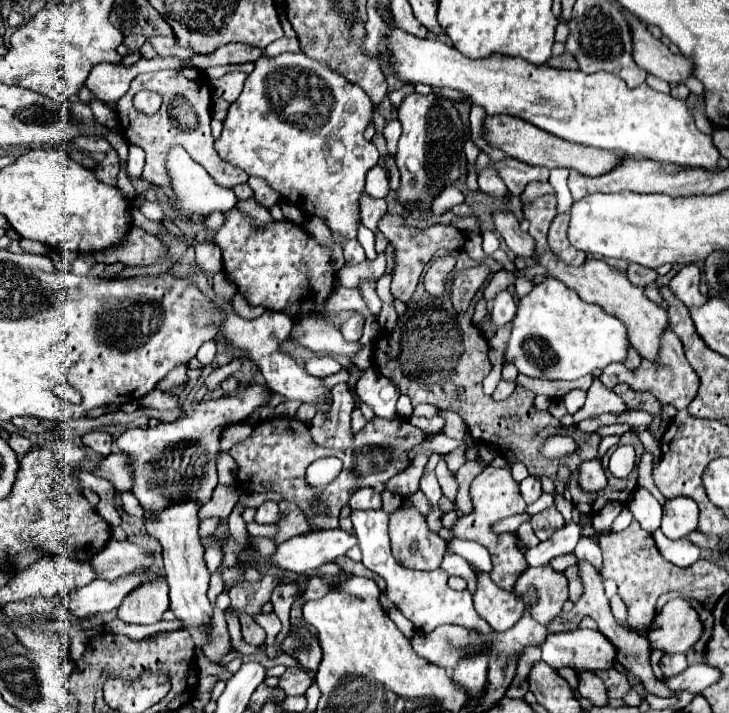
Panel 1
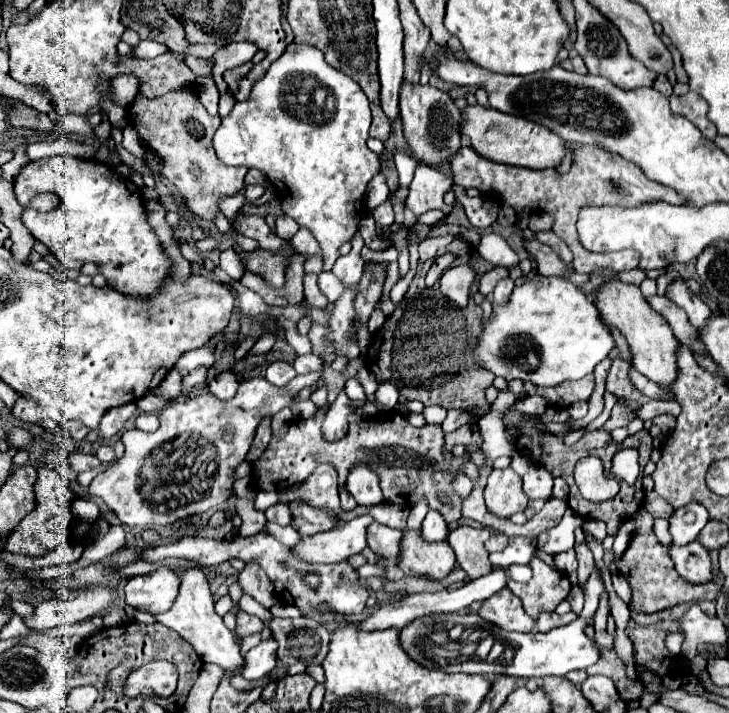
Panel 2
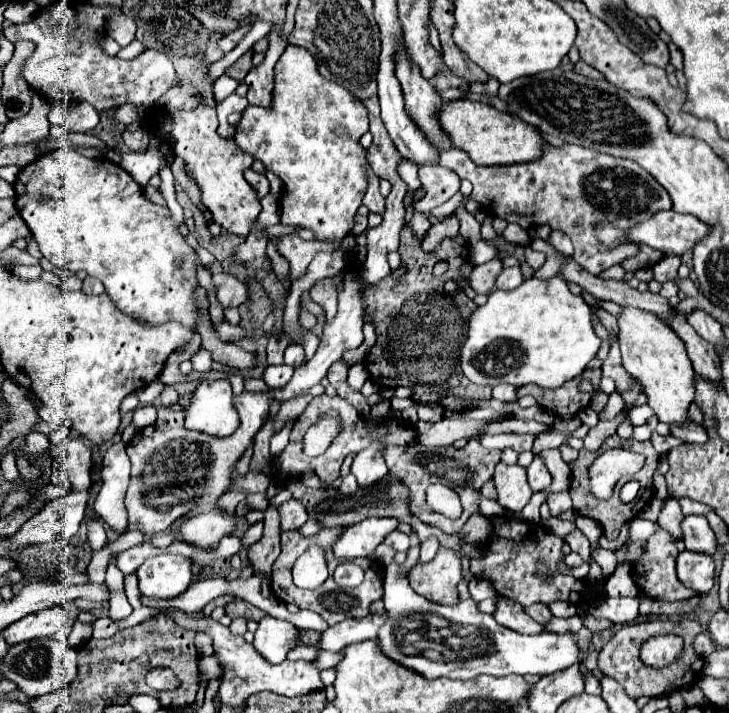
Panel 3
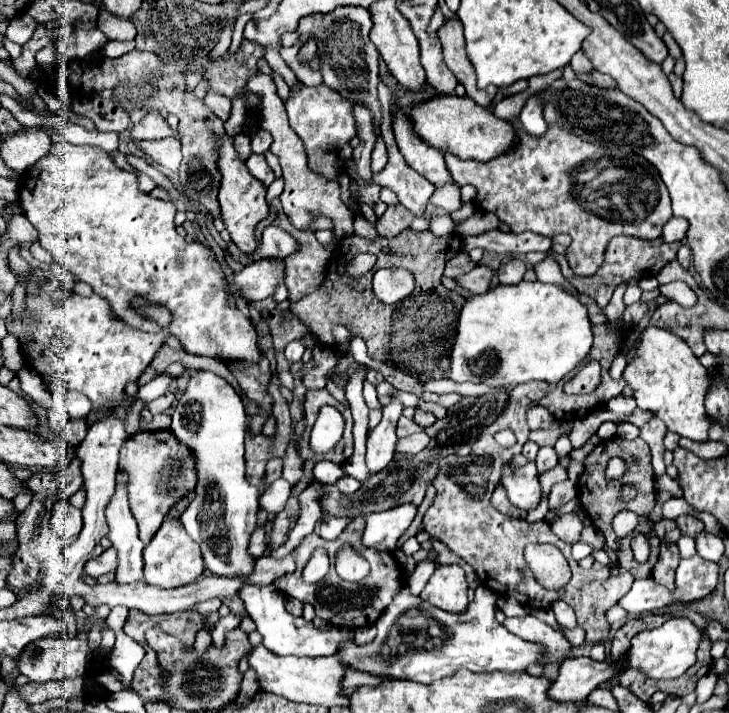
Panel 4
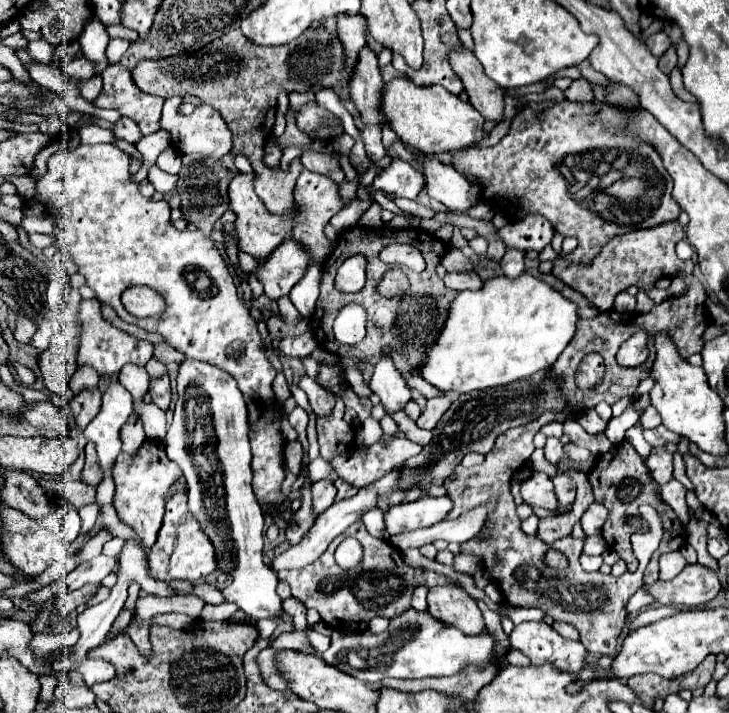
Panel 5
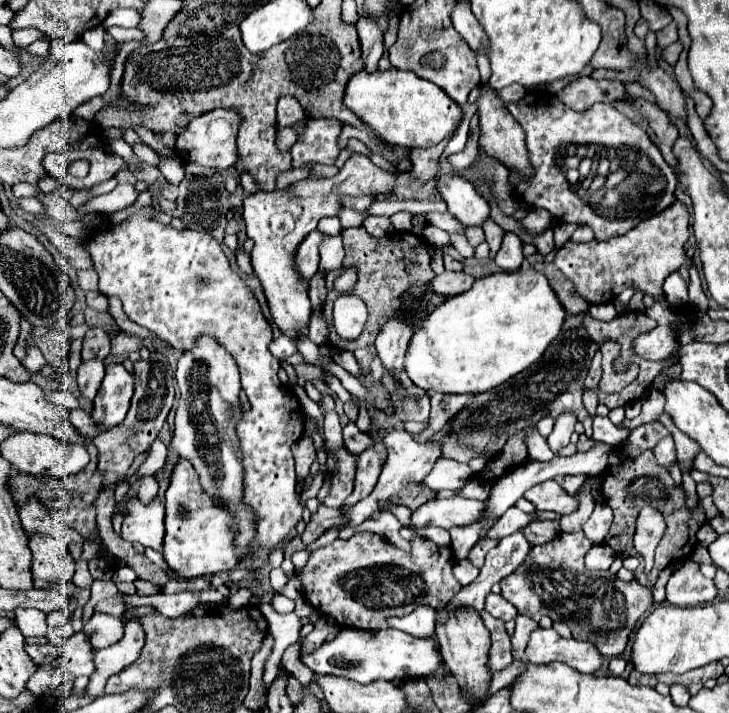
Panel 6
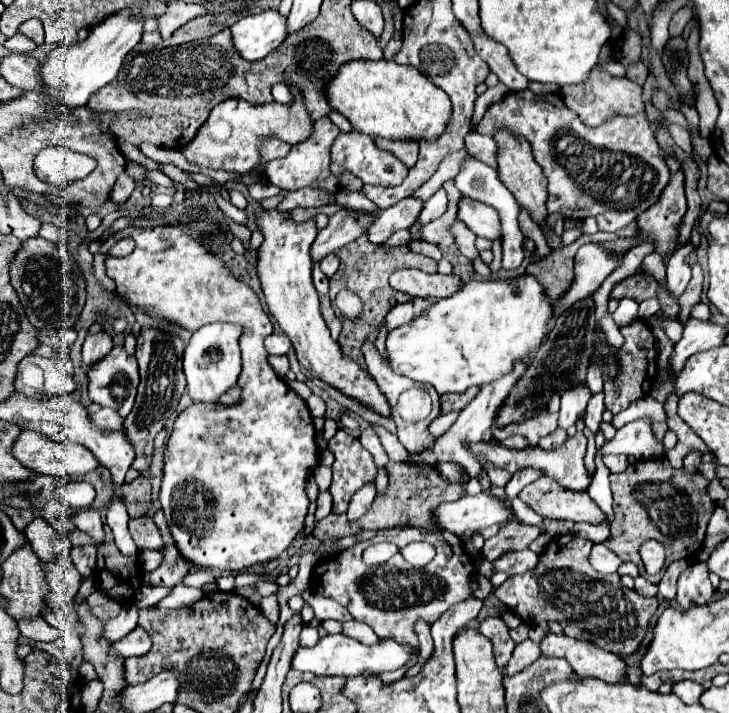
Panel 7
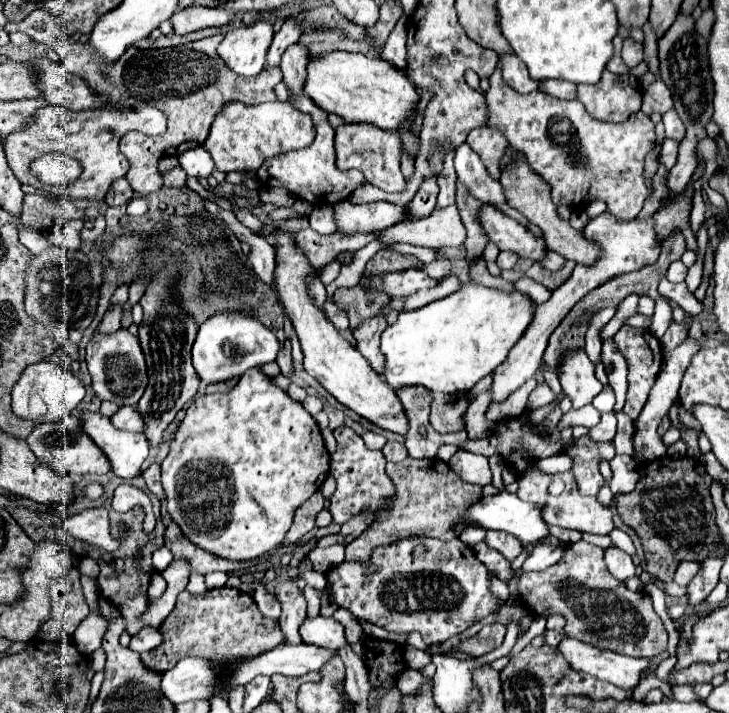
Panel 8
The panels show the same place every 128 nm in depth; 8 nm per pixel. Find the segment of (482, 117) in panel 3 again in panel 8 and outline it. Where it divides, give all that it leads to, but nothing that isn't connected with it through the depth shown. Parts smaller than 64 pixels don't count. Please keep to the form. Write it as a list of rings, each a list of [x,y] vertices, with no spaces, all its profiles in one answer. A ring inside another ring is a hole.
[[[328,52],[310,56],[306,72],[304,92],[318,108],[334,112],[346,122],[366,122],[384,130],[396,130],[414,116],[420,102],[412,80],[382,58],[370,58],[356,52]]]

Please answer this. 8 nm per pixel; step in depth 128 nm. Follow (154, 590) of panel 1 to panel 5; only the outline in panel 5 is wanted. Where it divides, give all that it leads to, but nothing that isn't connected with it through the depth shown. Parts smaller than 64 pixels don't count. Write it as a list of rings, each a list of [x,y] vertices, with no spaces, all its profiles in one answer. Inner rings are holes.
[[[178,490],[168,498],[164,524],[160,528],[156,544],[150,548],[148,564],[152,576],[162,582],[170,582],[170,580],[196,582],[216,570],[216,554],[212,550],[212,542],[208,542],[208,536],[200,530],[200,524],[196,522],[194,514],[188,510],[186,490]]]

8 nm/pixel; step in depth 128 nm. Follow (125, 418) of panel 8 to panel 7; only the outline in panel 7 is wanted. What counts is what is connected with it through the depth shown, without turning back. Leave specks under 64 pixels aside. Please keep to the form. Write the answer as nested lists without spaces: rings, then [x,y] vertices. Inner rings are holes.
[[[102,408],[102,410],[98,410],[90,418],[100,428],[106,428],[106,430],[124,430],[124,418],[120,414],[116,414],[116,410],[112,410],[112,408]]]

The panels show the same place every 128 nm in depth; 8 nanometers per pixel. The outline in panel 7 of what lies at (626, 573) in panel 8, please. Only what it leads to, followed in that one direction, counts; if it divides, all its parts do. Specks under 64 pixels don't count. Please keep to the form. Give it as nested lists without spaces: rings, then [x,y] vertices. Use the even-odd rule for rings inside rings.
[[[596,544],[592,548],[590,562],[602,574],[614,574],[614,572],[618,572],[618,568],[622,564],[622,560],[612,550],[608,550],[604,544]]]

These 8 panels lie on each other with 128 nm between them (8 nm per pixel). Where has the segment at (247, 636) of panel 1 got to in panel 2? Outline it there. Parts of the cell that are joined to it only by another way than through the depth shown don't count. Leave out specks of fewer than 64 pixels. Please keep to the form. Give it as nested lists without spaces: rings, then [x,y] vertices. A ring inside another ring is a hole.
[[[236,612],[236,634],[240,638],[252,634],[252,632],[260,632],[262,630],[262,620],[256,616],[250,616],[246,612]]]

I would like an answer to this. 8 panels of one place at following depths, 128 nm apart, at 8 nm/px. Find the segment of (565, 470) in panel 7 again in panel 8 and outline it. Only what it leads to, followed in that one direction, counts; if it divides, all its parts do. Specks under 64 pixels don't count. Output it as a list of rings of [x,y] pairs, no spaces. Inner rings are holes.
[[[584,436],[576,440],[574,446],[568,446],[566,454],[574,458],[572,472],[576,476],[580,492],[596,496],[604,484],[604,478],[600,474],[600,460],[612,460],[614,446],[610,442],[594,442],[592,438]]]

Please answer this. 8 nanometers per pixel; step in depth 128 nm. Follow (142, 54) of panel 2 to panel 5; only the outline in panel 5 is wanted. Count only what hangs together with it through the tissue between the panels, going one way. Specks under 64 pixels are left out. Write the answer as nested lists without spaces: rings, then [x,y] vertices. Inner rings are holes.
[[[110,40],[108,48],[106,48],[106,58],[108,58],[108,64],[118,64],[122,54],[128,50],[128,42],[126,40]]]

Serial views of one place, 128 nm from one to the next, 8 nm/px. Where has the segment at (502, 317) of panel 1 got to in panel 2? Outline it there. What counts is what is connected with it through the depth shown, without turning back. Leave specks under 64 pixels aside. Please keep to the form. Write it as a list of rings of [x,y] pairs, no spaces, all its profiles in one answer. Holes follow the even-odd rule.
[[[504,278],[504,280],[500,280],[498,286],[494,288],[492,300],[494,300],[496,304],[506,304],[508,298],[510,298],[510,294],[512,294],[512,290],[514,290],[514,280],[512,280],[512,278]]]

